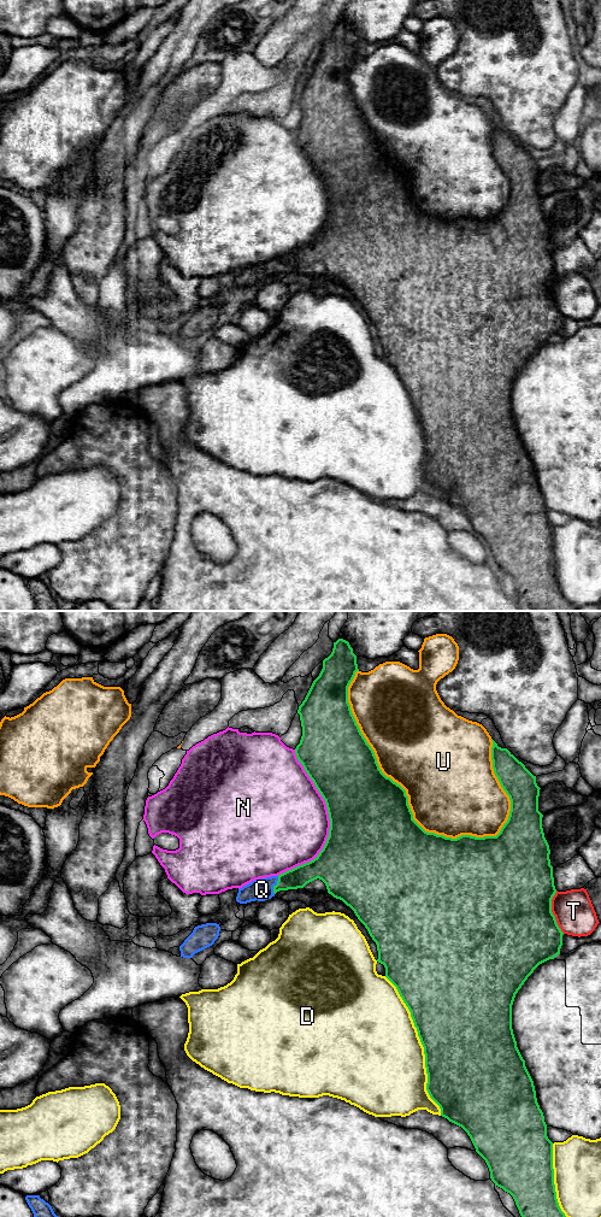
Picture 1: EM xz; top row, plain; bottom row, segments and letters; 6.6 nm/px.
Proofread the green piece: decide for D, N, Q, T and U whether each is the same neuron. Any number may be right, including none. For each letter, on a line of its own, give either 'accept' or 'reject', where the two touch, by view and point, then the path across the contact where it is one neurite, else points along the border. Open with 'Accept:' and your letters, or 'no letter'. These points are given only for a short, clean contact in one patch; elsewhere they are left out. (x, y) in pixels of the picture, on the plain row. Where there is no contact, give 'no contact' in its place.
Accept: Q
D: reject | xz (423, 429)
N: reject | xz (330, 205)
Q: accept | xz (276, 268) | across xz (298, 260), (276, 268), (261, 272)
T: reject | xz (552, 295)
U: reject | xz (396, 166)

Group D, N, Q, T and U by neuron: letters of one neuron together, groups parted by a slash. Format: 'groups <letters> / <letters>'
groups D / N / Q / T / U

